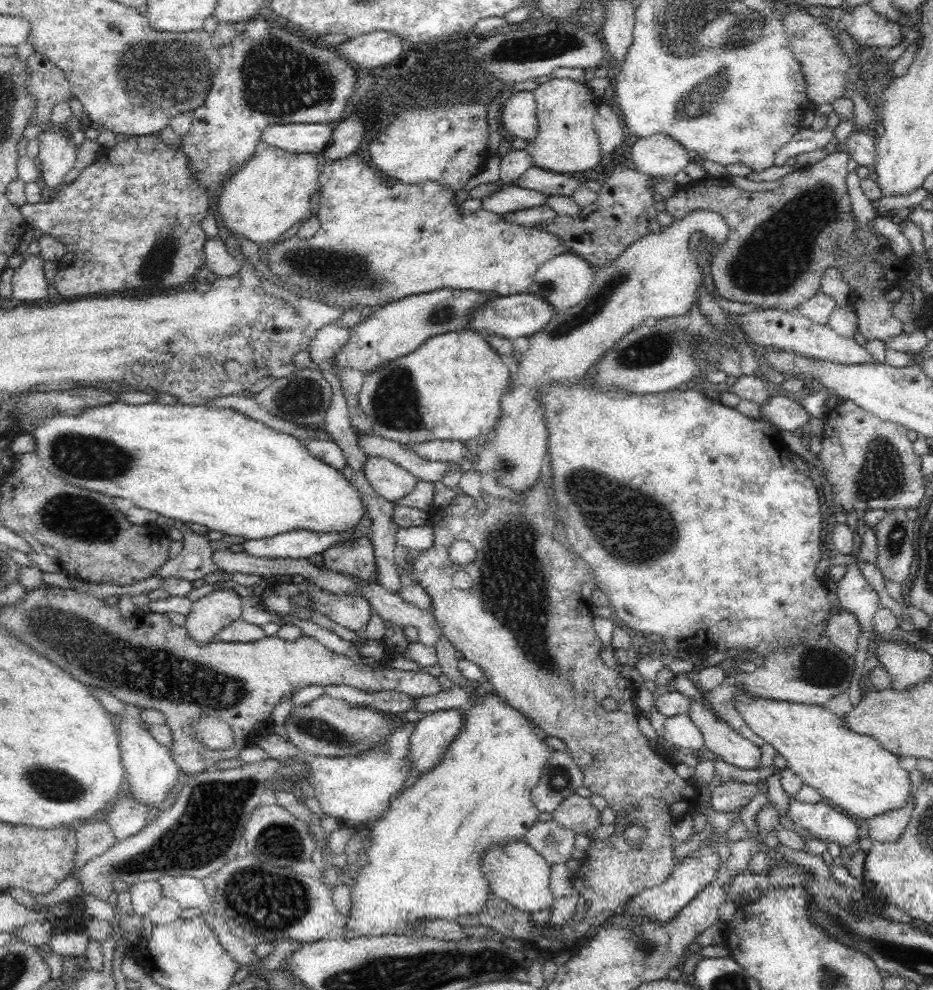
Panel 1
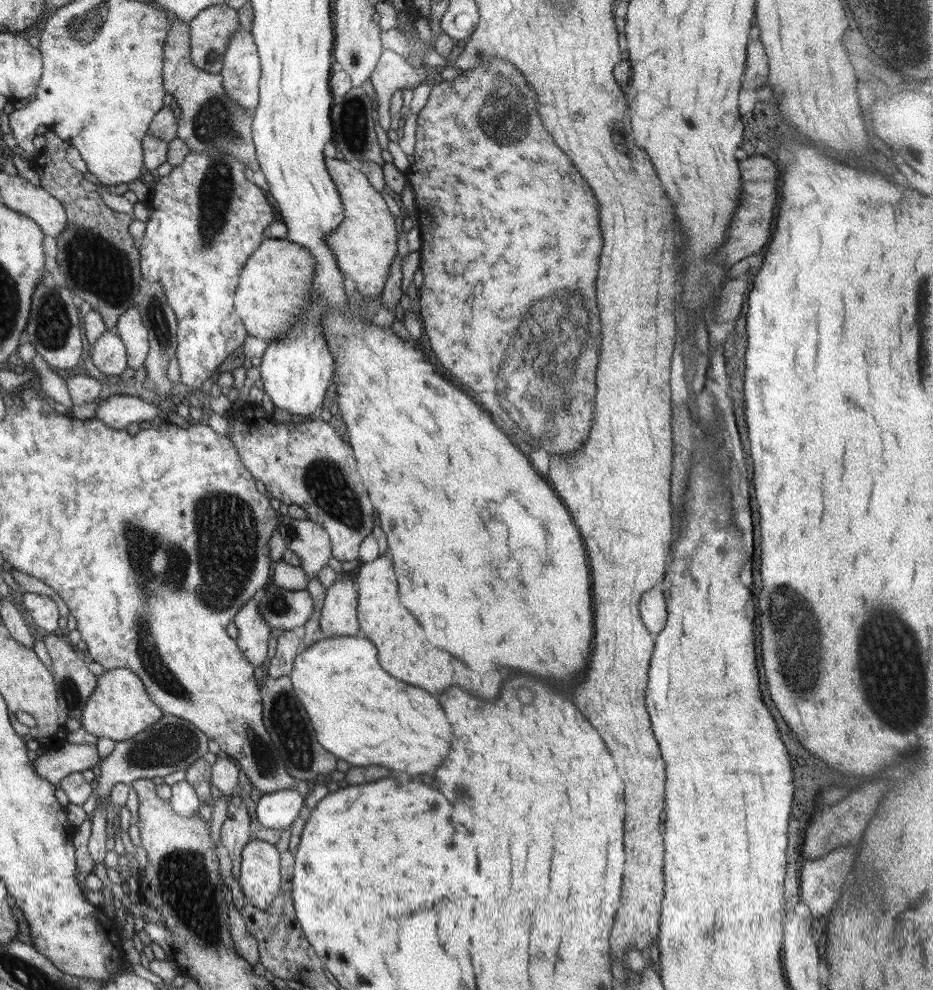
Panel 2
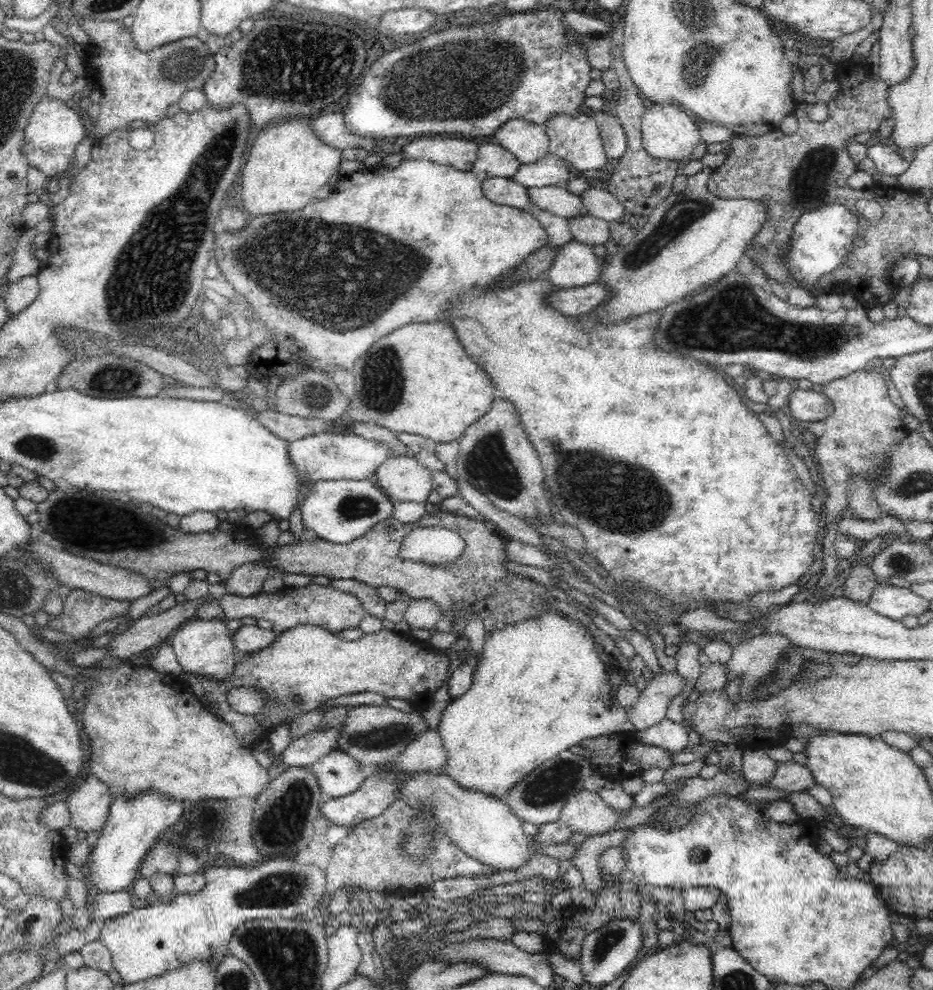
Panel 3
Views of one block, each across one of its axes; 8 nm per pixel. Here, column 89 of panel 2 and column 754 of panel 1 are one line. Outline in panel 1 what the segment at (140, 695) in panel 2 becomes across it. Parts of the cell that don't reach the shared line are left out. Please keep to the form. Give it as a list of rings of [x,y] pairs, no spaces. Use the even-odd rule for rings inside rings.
[[[742,689],[733,692],[731,701],[750,730],[755,732],[756,736],[760,736],[766,744],[770,744],[777,754],[786,760],[787,768],[796,776],[800,776],[804,785],[815,788],[822,798],[830,798],[826,802],[832,802],[836,807],[840,806],[842,812],[847,815],[872,818],[903,807],[906,797],[914,790],[909,783],[909,774],[898,765],[898,756],[884,750],[875,738],[852,731],[846,725],[844,717],[838,717],[824,707],[754,697],[744,693]]]

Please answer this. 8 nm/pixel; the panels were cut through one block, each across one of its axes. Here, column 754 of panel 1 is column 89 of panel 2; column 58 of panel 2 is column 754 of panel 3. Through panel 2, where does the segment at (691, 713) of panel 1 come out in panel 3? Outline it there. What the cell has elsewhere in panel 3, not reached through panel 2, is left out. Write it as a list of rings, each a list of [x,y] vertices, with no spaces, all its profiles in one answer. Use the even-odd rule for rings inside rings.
[[[741,748],[741,765],[744,777],[754,785],[764,785],[776,770],[776,762],[764,749]]]

